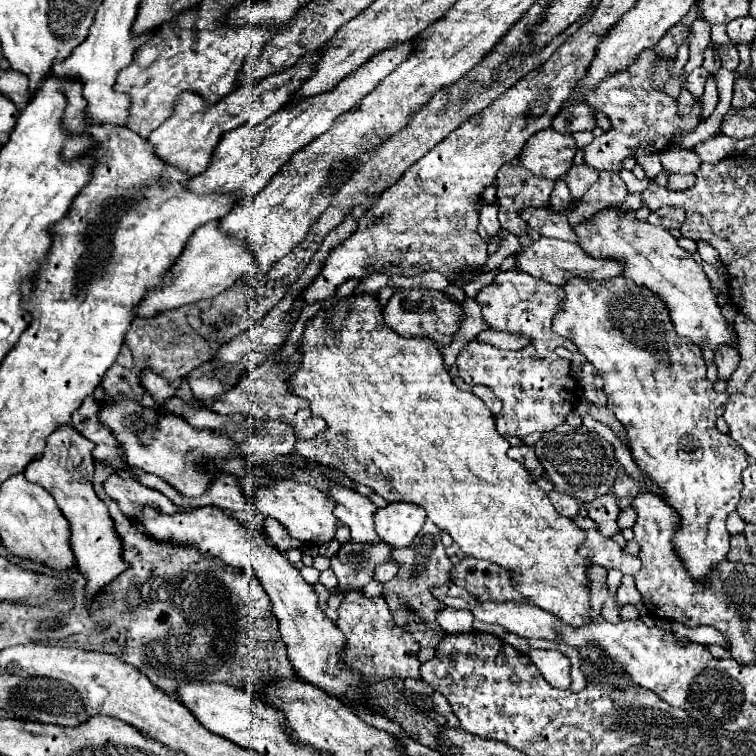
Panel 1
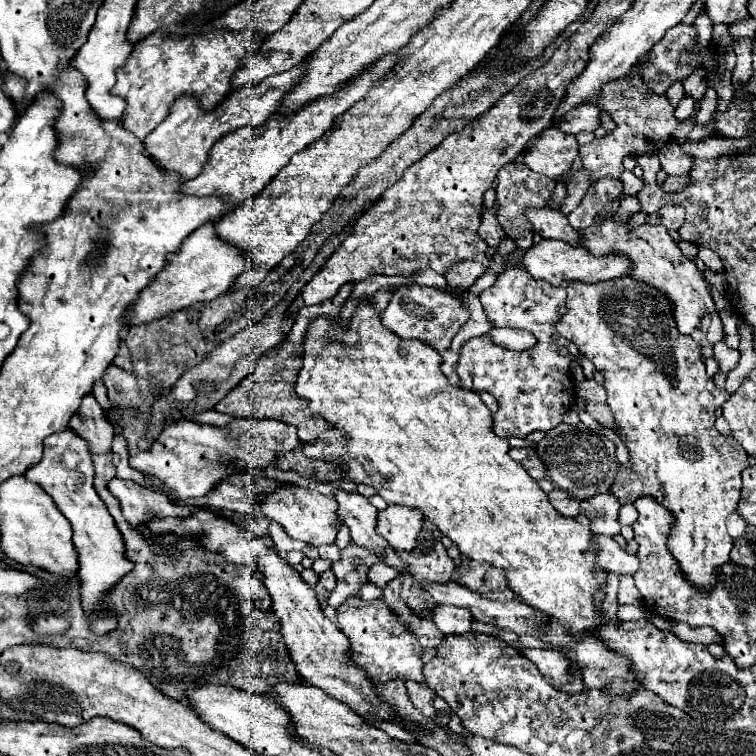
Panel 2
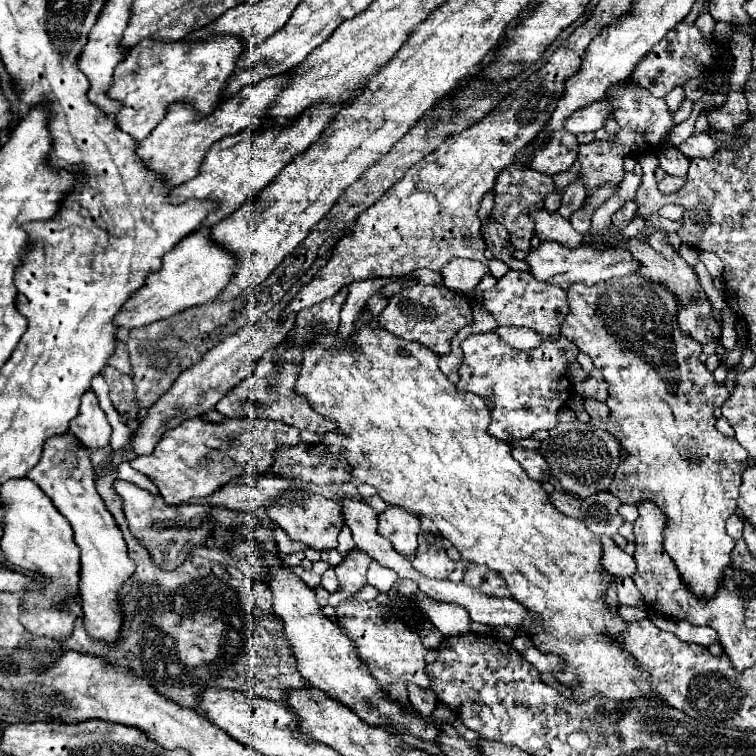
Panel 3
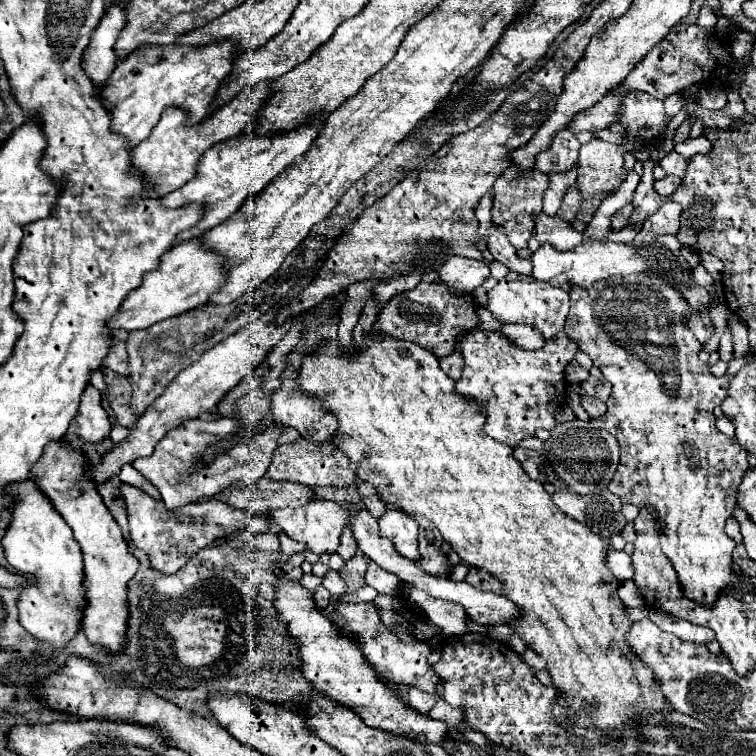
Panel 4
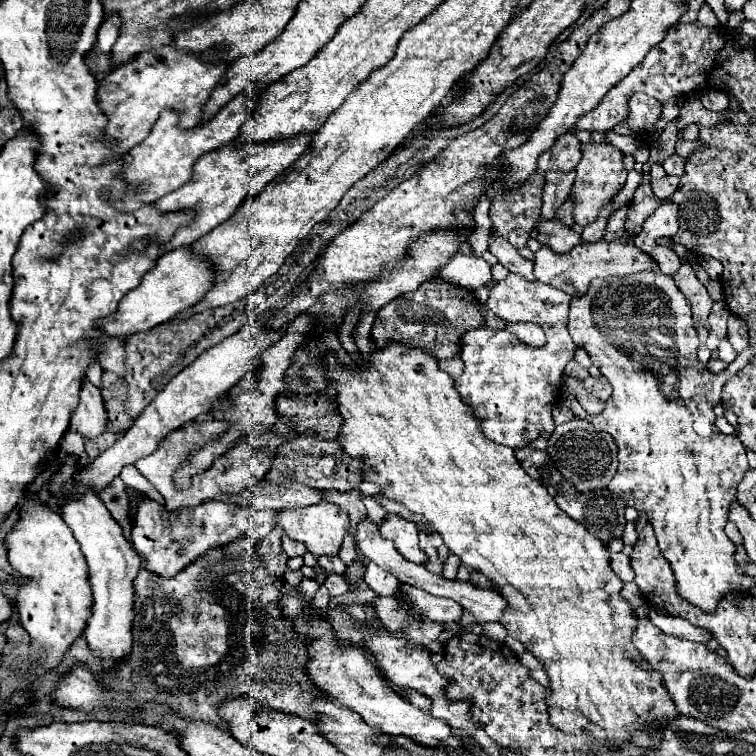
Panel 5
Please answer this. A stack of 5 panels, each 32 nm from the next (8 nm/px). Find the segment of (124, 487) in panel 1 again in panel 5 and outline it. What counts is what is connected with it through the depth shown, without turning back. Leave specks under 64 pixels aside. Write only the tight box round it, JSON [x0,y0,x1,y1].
[132,498,274,578]

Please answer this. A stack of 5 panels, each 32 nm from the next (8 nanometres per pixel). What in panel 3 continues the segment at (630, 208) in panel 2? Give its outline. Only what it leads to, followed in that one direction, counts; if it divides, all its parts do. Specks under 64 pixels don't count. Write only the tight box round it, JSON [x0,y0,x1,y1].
[612,200,636,228]

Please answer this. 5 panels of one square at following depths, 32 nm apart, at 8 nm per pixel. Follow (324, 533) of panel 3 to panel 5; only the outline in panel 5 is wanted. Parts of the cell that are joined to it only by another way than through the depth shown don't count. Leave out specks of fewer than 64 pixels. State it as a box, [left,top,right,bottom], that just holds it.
[276,500,350,556]

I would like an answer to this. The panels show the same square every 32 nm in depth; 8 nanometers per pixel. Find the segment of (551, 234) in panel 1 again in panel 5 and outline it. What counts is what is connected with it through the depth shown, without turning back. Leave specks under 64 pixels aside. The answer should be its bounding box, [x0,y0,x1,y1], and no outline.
[536,218,582,254]

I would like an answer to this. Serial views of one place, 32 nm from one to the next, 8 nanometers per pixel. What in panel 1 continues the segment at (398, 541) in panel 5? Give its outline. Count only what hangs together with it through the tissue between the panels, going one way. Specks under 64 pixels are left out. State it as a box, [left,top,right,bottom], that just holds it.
[374,502,426,548]

